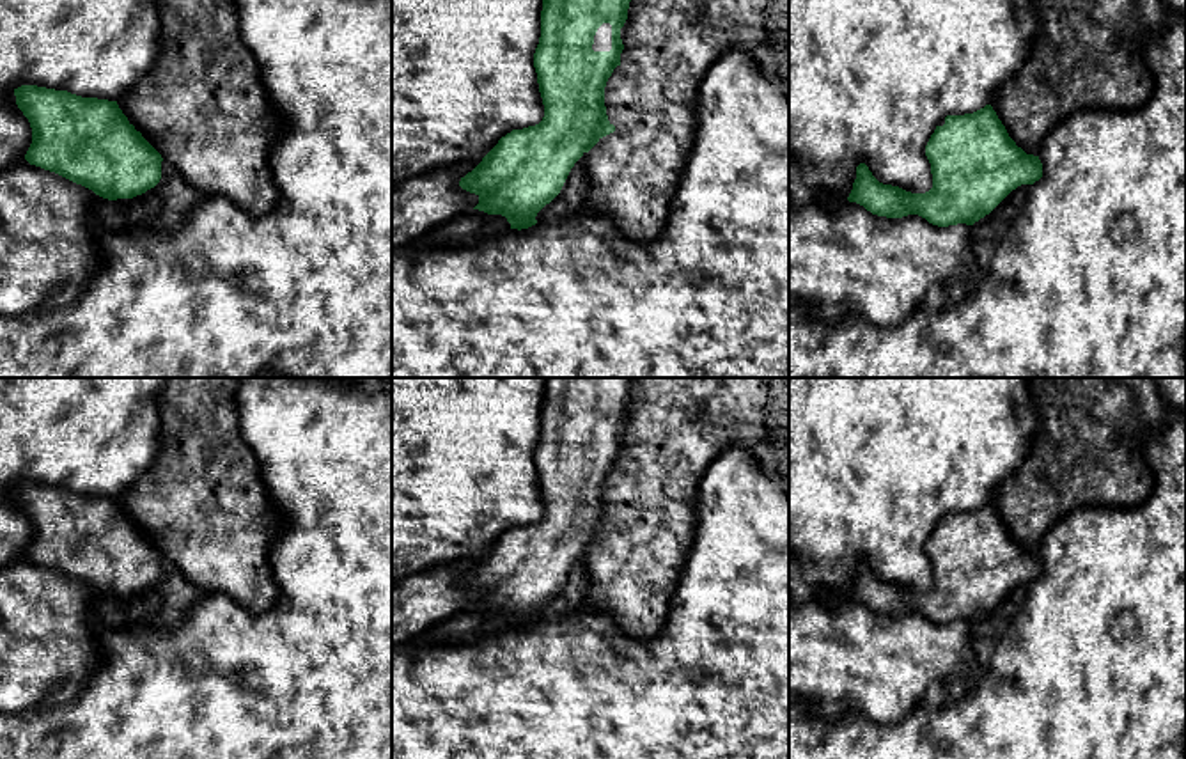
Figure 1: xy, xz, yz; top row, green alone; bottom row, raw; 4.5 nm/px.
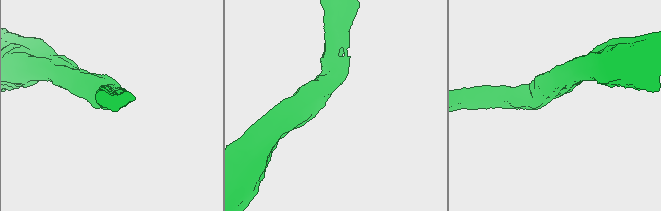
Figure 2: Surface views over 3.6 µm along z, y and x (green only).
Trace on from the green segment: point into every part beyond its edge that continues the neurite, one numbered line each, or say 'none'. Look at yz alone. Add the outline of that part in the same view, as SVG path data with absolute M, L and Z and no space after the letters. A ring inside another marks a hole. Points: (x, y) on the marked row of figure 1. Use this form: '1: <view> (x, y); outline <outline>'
none

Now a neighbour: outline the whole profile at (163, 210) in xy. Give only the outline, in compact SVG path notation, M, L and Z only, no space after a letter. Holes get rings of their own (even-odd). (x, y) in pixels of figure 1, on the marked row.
M163 160L161 179L154 188L133 199L108 200L99 197L92 207L92 218L99 229L106 231L174 236L204 197Z

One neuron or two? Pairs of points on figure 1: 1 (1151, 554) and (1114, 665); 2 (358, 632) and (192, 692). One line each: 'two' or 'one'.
1: one
2: one

